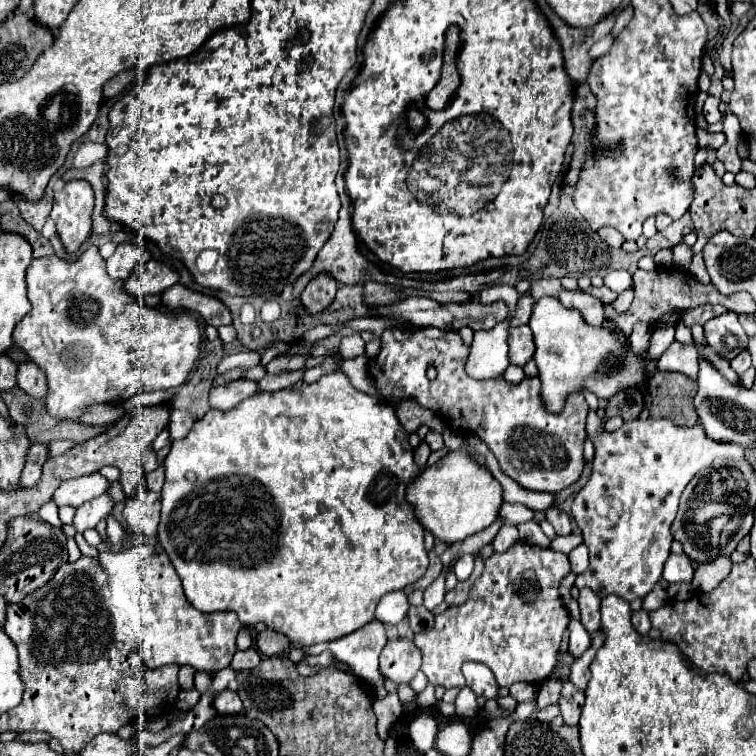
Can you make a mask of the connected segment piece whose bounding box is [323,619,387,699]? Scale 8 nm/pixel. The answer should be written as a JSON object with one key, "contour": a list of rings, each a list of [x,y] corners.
{"contour":[[[373,619],[365,627],[341,639],[323,643],[323,649],[329,649],[337,661],[349,665],[359,679],[371,681],[377,689],[377,699],[383,699],[387,691],[383,687],[383,675],[379,673],[379,653],[385,643],[385,625]]]}

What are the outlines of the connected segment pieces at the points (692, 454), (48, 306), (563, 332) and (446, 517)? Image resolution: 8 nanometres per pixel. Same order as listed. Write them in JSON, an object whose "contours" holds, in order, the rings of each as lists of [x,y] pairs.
{"contours":[[[[589,411],[587,433],[595,445],[595,459],[587,485],[577,493],[571,505],[571,517],[583,533],[583,543],[589,547],[589,569],[577,575],[575,587],[589,587],[599,597],[619,595],[625,601],[645,597],[653,585],[661,579],[663,565],[671,547],[671,523],[677,515],[677,505],[687,483],[705,467],[711,467],[715,459],[741,459],[745,451],[741,445],[717,443],[705,435],[701,425],[681,427],[671,419],[633,419],[625,421],[615,433],[607,433],[603,421],[595,411]]],[[[89,247],[79,259],[75,261],[65,261],[65,259],[59,259],[59,257],[43,257],[43,259],[33,259],[29,269],[27,269],[27,295],[29,295],[29,301],[31,301],[31,311],[17,323],[15,327],[15,333],[13,333],[13,339],[17,343],[17,347],[29,355],[29,359],[33,363],[37,363],[45,375],[47,375],[47,387],[49,387],[49,393],[47,393],[47,401],[45,401],[45,409],[51,417],[59,419],[59,421],[77,421],[81,411],[93,403],[121,403],[125,399],[131,399],[133,395],[137,393],[143,393],[143,391],[165,391],[165,389],[175,389],[179,385],[183,385],[189,377],[189,373],[193,371],[193,367],[197,365],[199,357],[201,357],[201,351],[199,351],[199,345],[201,345],[201,328],[200,322],[191,316],[189,313],[165,313],[161,309],[153,309],[153,307],[145,307],[137,297],[129,295],[125,289],[123,289],[123,281],[113,281],[107,271],[105,271],[105,259],[99,255],[99,249],[97,247]]],[[[541,297],[535,303],[529,327],[535,335],[537,351],[533,359],[539,369],[541,399],[547,411],[561,411],[567,395],[581,393],[583,389],[607,401],[619,391],[641,391],[649,383],[649,353],[631,359],[631,343],[627,337],[621,341],[619,335],[607,327],[587,325],[577,309],[563,307],[557,297]]],[[[451,451],[433,467],[425,467],[415,481],[409,483],[407,501],[415,507],[415,515],[435,539],[457,543],[469,535],[487,529],[499,515],[503,505],[503,489],[485,465],[479,465],[465,451]]]]}

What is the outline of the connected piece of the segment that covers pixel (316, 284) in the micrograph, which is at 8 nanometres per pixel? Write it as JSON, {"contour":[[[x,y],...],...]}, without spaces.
{"contour":[[[321,273],[305,287],[305,291],[301,293],[301,303],[307,313],[321,313],[333,303],[335,293],[337,283],[327,273]]]}

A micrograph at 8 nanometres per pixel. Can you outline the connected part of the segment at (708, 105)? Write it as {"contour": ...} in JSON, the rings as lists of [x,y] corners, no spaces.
{"contour":[[[707,97],[707,101],[705,101],[705,107],[703,107],[703,115],[705,115],[705,121],[709,123],[709,125],[713,125],[713,123],[717,123],[719,119],[721,119],[721,111],[719,111],[719,103],[721,103],[721,99],[719,97]]]}

